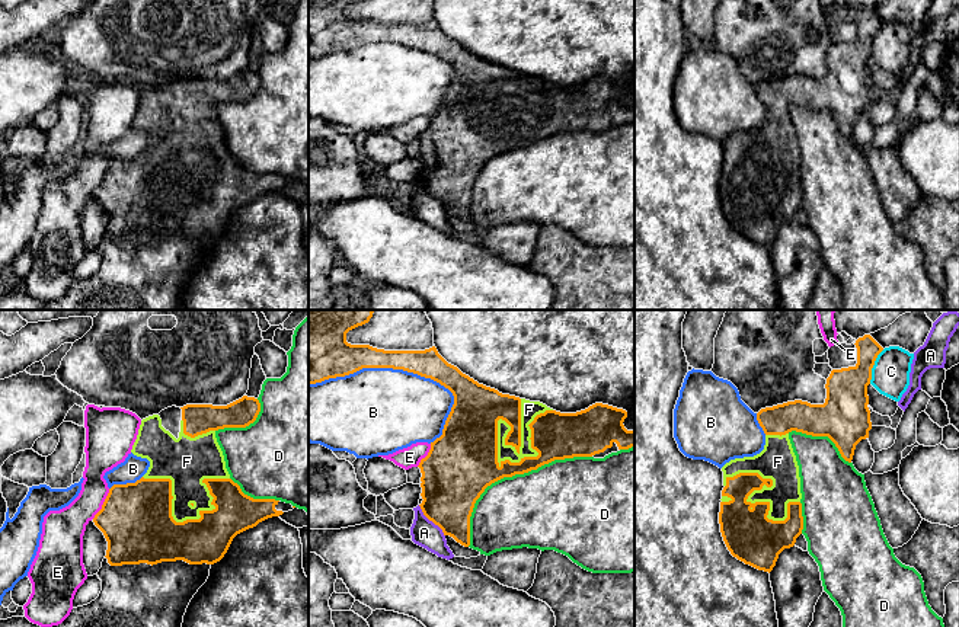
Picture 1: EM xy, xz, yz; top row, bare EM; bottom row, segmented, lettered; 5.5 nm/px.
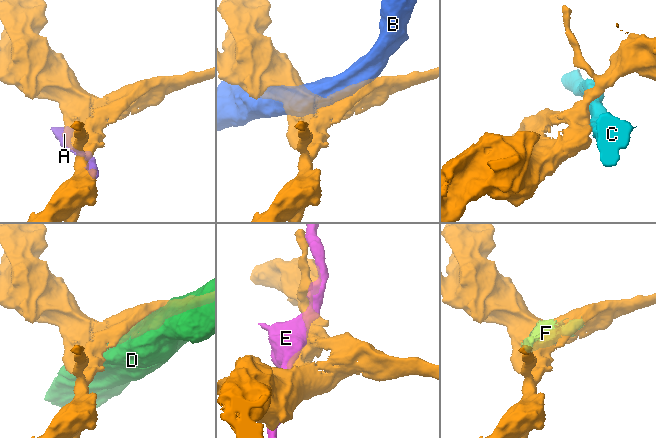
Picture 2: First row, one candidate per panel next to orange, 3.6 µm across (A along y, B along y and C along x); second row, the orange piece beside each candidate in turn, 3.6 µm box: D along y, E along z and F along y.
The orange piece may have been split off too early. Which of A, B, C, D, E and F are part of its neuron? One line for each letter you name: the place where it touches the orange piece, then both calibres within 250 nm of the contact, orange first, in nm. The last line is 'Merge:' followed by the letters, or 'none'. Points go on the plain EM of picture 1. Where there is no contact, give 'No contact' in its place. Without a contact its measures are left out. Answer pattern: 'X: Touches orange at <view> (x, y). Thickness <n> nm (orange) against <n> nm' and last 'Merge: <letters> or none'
F: Touches orange at xz (533, 122). Thickness 260 nm (orange) against 100 nm
Merge: F

